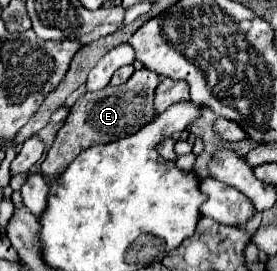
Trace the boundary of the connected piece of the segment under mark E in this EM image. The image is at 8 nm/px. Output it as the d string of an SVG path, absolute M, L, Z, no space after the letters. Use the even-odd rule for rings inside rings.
M143 68L143 70L135 70L133 76L121 86L107 86L103 90L83 94L73 104L63 128L57 132L55 142L41 164L43 174L55 178L63 174L63 170L79 156L79 152L97 144L107 144L131 136L145 124L149 124L153 120L153 98L157 84L159 84L159 74Z

